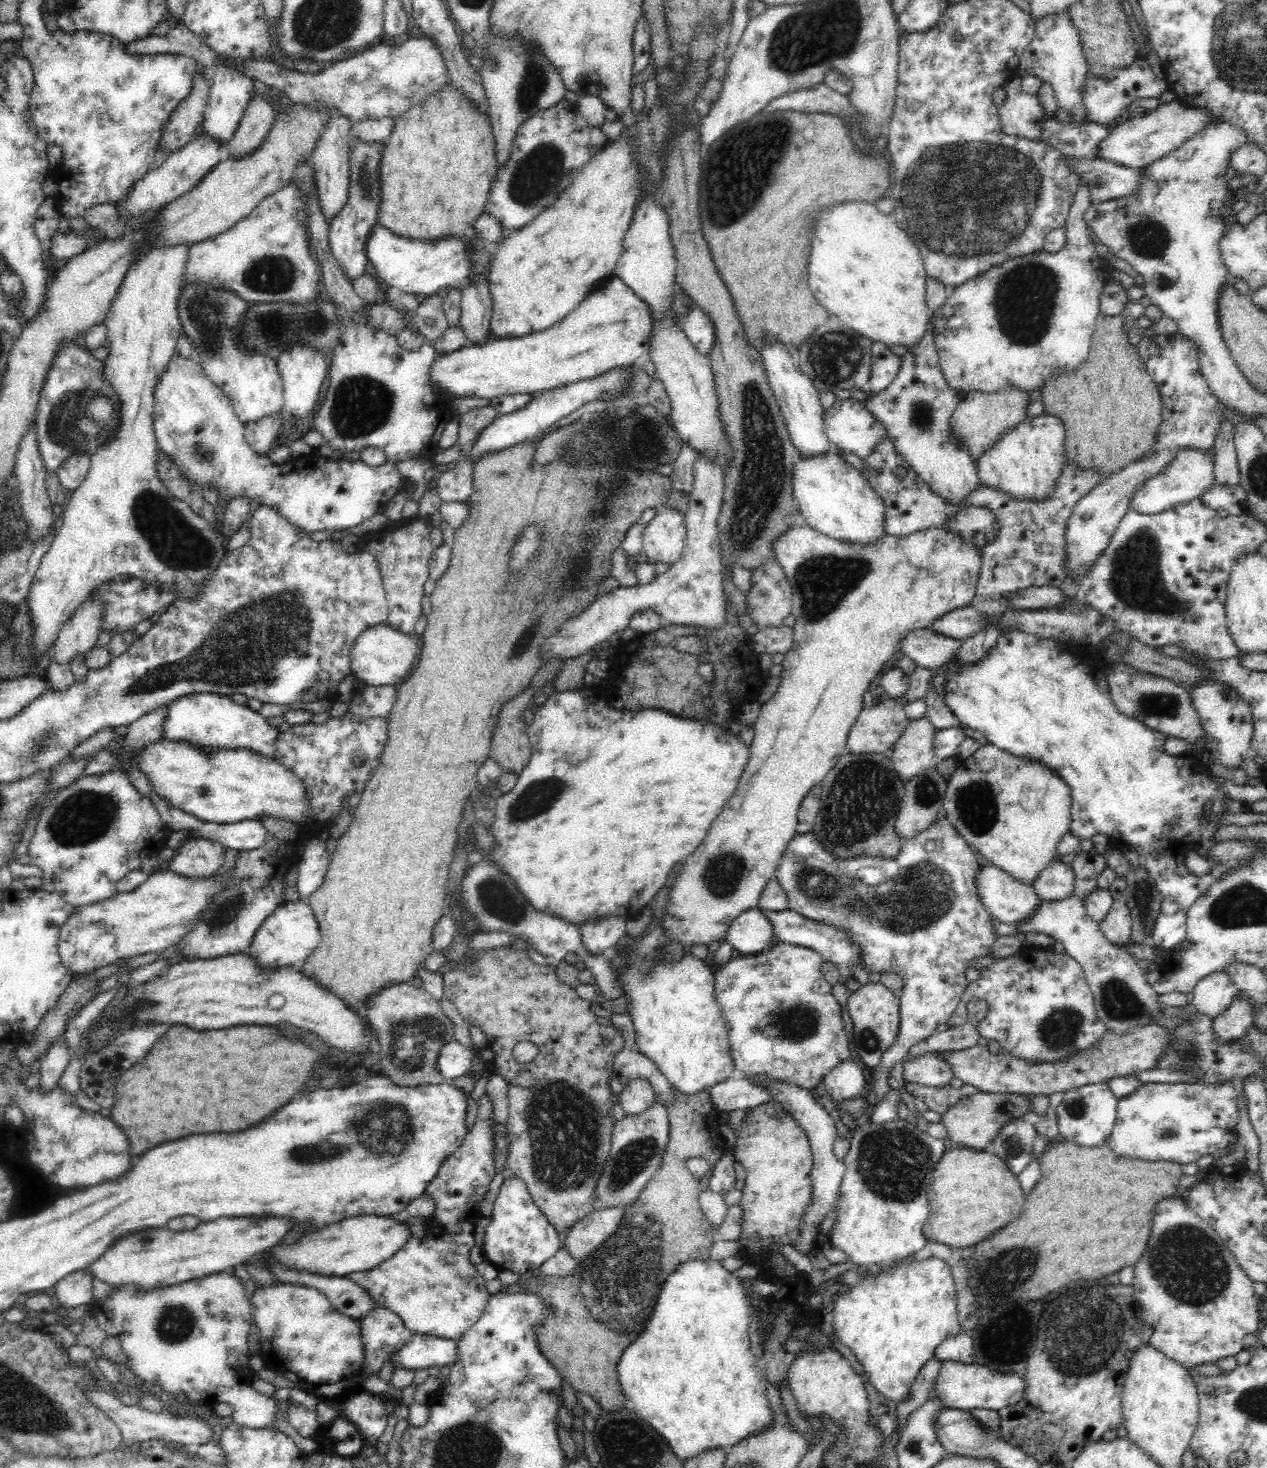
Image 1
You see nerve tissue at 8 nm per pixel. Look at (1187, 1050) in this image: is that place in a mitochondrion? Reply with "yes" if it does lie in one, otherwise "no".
yes

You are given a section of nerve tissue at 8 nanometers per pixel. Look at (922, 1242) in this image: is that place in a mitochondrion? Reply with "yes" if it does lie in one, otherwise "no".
no

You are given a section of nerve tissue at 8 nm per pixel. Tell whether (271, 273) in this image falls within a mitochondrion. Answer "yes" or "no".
yes

